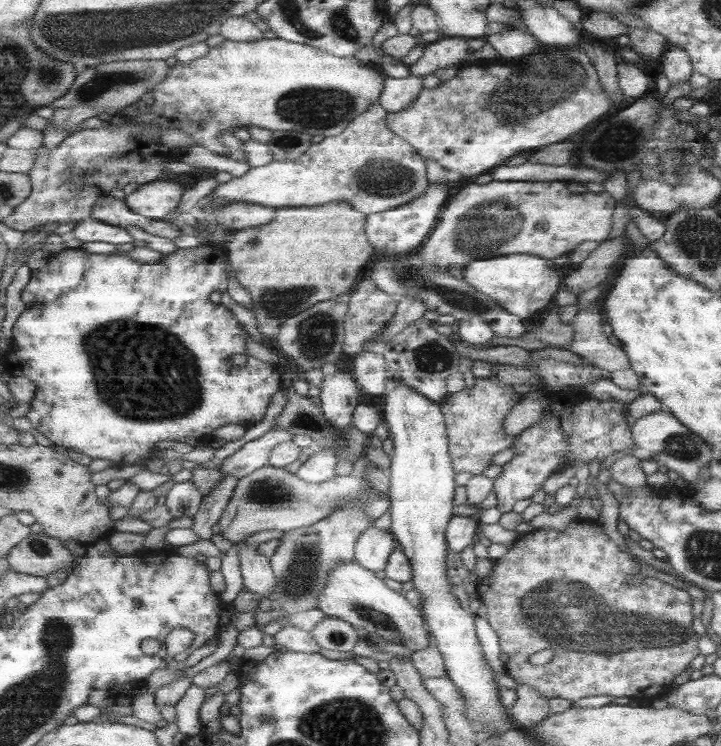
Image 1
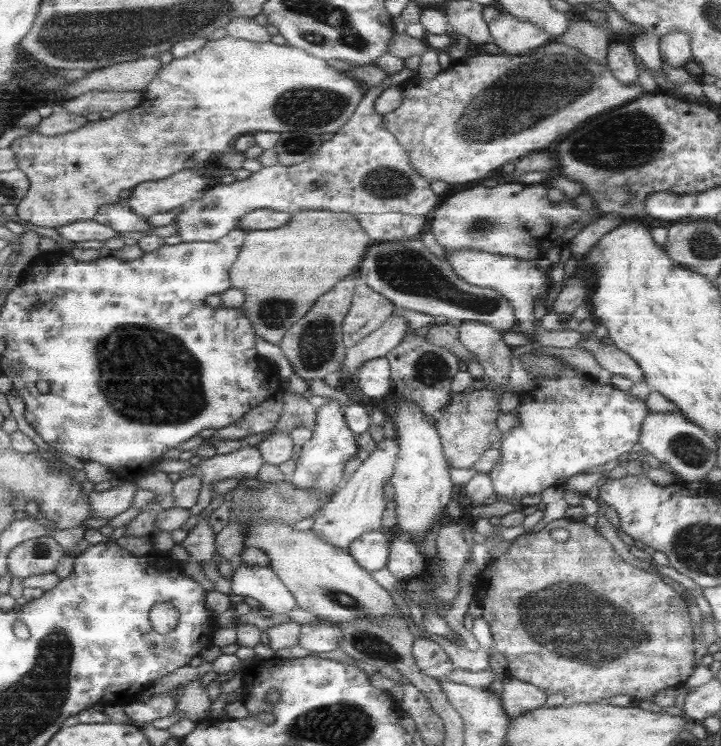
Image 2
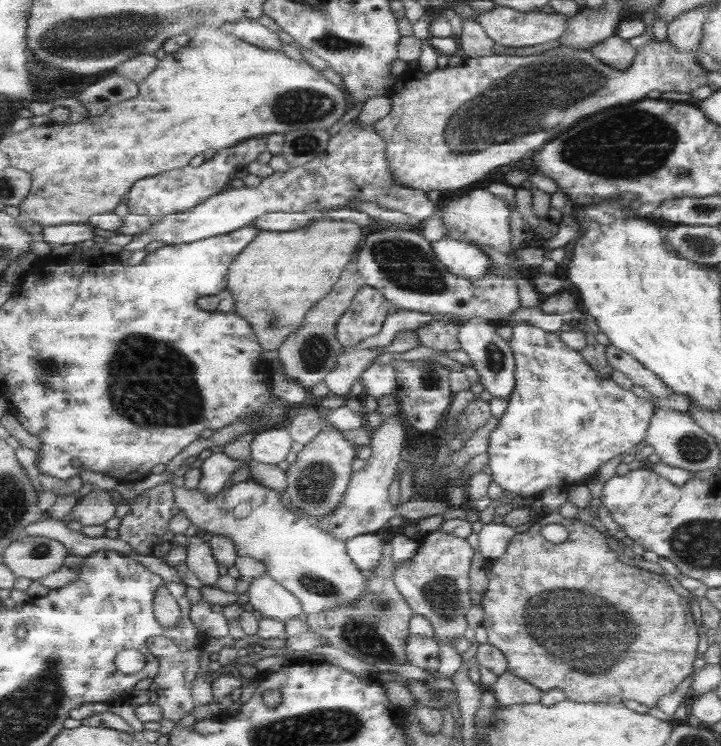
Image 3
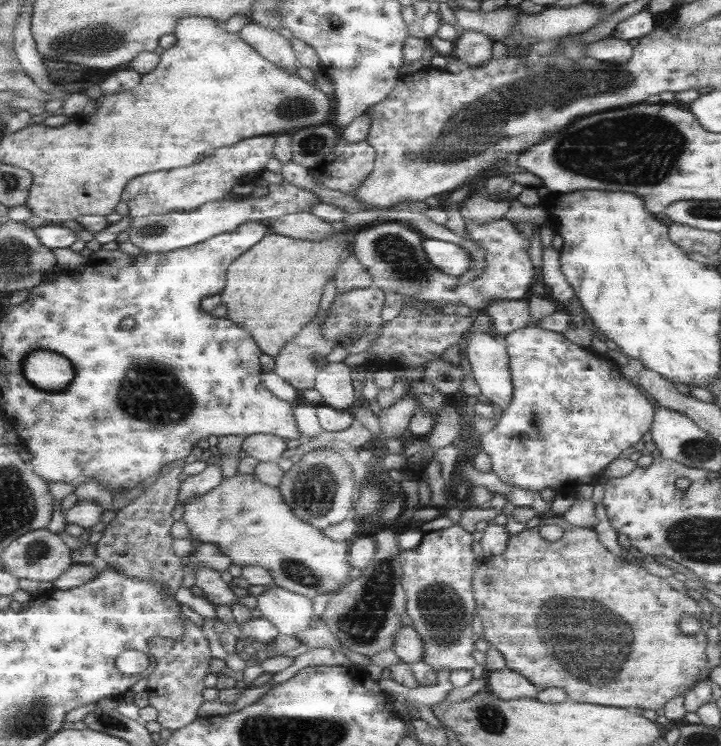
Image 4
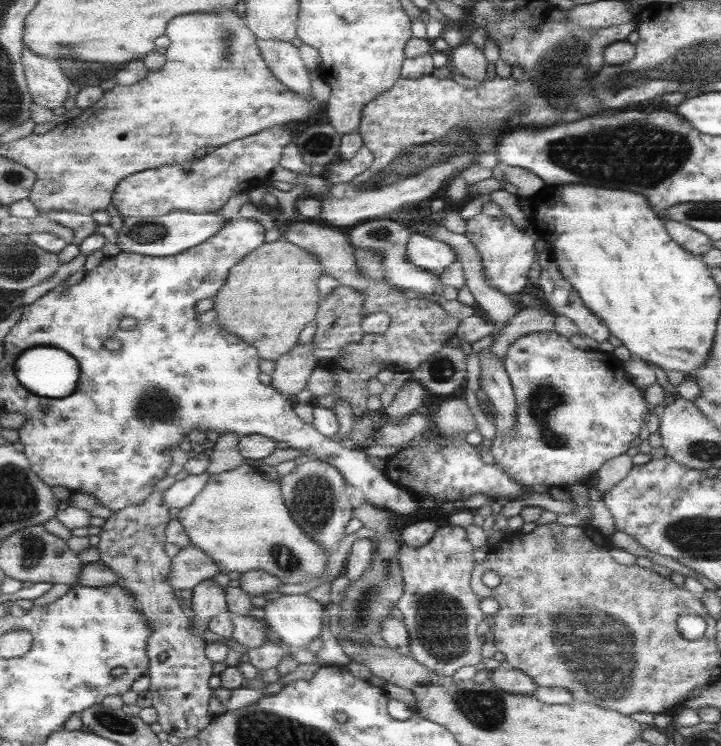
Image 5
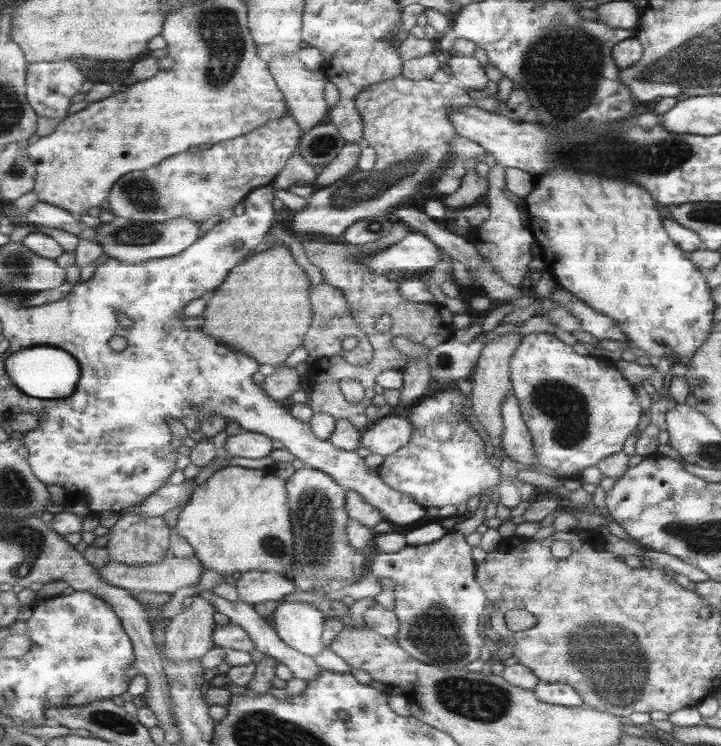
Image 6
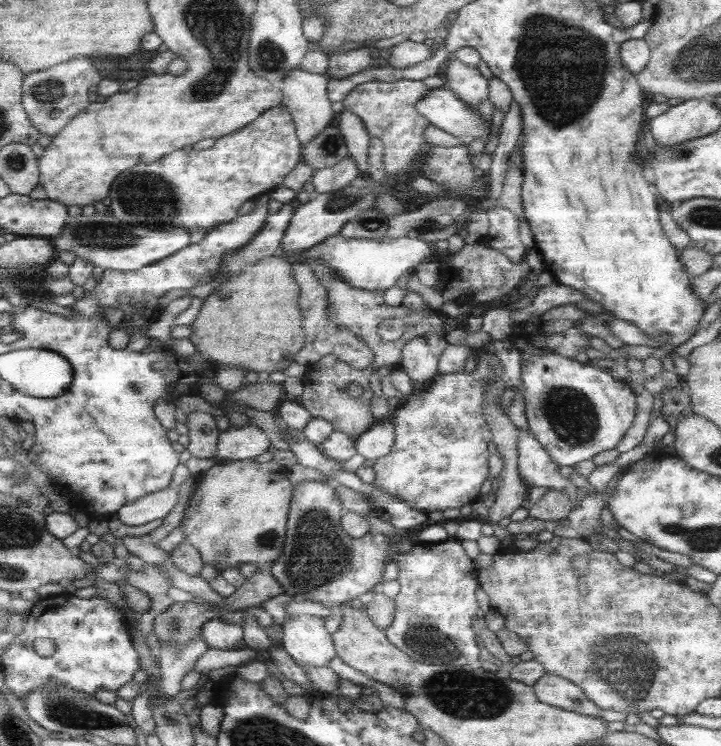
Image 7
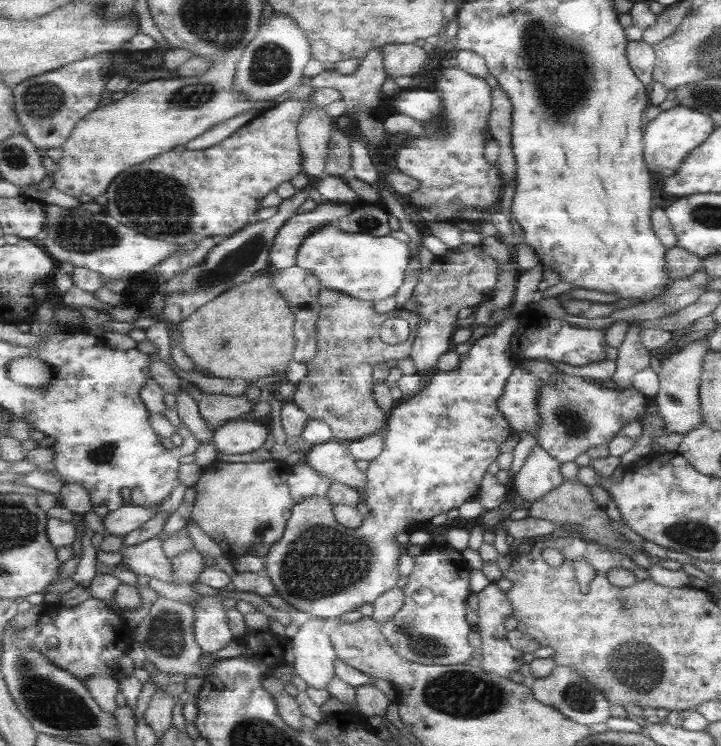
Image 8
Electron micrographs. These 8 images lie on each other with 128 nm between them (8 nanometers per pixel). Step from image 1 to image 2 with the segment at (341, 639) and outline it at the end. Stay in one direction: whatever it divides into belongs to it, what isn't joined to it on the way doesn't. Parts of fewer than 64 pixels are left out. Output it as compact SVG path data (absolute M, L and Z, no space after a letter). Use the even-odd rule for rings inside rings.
M321 621L314 625L302 625L299 640L300 646L311 652L329 652L338 648L341 634L334 623Z

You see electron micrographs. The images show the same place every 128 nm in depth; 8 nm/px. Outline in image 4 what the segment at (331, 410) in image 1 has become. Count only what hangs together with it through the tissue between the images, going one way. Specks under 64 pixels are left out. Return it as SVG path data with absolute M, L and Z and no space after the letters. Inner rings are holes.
M316 449L302 455L301 460L284 474L278 488L299 518L323 530L350 516L356 489L351 471L340 453L331 449Z

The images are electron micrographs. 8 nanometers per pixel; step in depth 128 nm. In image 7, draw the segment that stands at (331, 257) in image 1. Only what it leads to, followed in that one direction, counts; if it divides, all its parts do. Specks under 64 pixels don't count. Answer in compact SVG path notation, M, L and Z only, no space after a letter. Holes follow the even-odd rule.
M273 255L259 260L254 265L249 265L242 270L232 281L220 284L204 299L204 305L191 324L192 333L189 336L196 351L201 352L209 362L215 362L219 366L229 368L243 368L252 373L281 372L293 362L299 351L306 344L306 332L304 330L304 312L300 305L302 288L296 281L296 260L285 256Z

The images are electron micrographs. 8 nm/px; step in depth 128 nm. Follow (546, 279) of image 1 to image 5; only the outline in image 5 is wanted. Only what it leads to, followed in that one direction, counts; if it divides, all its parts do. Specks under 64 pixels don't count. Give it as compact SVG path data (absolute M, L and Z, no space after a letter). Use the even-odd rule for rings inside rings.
M412 233L405 245L406 259L429 274L439 275L456 260L456 254L444 242L427 234ZM553 330L516 338L509 343L502 364L515 396L515 428L513 436L494 436L490 453L503 474L521 487L543 489L585 483L604 462L627 450L652 408L639 394L627 364L608 352L578 350Z

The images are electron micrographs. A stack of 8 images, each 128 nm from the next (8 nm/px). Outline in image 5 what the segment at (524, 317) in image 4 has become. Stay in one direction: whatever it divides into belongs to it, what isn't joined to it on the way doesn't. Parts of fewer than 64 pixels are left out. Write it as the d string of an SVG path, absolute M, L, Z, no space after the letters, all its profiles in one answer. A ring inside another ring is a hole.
M432 222L430 224L430 237L444 242L447 246L451 247L451 250L456 254L456 260L458 260L459 264L462 266L464 284L466 284L470 294L472 294L475 306L477 306L477 308L489 318L489 321L494 324L494 329L490 335L483 336L479 340L470 343L471 352L466 356L466 383L464 384L464 400L468 406L469 412L471 412L471 415L476 422L475 429L483 439L492 439L495 436L495 426L493 426L488 411L477 402L477 398L475 397L475 392L479 389L479 360L477 360L477 354L479 354L479 350L491 346L491 341L493 340L492 335L496 334L498 330L501 330L507 322L517 314L517 311L520 309L520 304L517 301L514 301L510 295L504 295L497 292L497 290L491 288L491 286L484 281L484 273L482 271L479 255L472 245L472 242L465 234L449 232L449 230L443 228L439 222Z

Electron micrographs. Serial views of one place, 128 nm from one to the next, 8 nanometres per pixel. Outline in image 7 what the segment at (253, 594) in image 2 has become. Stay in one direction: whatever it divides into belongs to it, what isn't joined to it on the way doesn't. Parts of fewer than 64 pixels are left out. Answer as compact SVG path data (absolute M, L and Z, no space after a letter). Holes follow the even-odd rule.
M307 614L288 615L282 627L284 650L302 669L305 667L325 666L336 656L329 632L323 626L324 618Z

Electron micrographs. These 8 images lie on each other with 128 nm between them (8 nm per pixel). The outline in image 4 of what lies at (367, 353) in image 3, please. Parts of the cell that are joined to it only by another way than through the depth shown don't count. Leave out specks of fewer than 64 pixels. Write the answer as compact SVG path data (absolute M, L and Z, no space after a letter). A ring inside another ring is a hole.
M341 362L328 363L315 379L314 390L321 394L321 403L339 412L345 412L355 404L355 391L351 386L352 367Z

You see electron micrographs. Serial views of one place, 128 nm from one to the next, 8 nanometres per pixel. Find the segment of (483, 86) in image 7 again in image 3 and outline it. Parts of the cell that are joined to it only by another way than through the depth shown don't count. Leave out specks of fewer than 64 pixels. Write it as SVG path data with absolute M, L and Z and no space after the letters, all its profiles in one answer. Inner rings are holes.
M473 18L462 19L461 34L455 38L458 53L463 57L480 57L493 54L494 42L485 34L483 27Z

